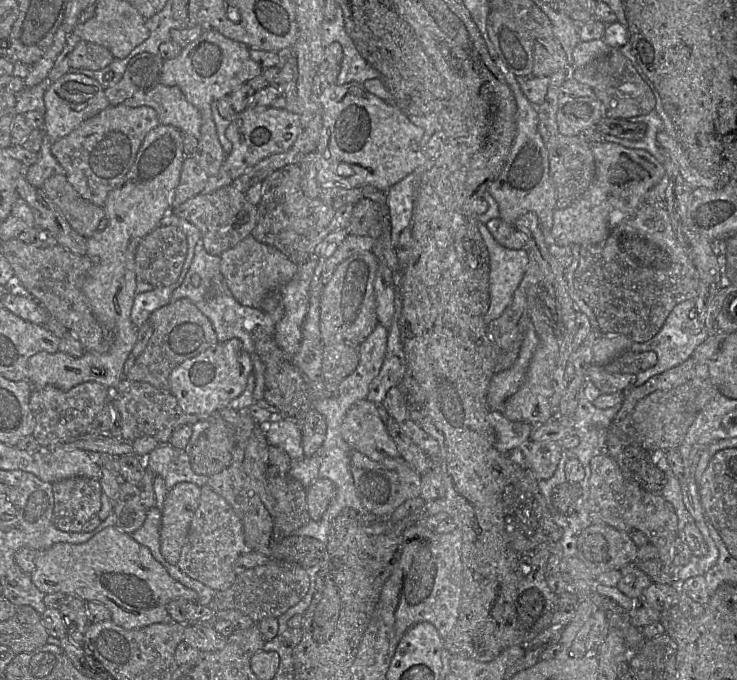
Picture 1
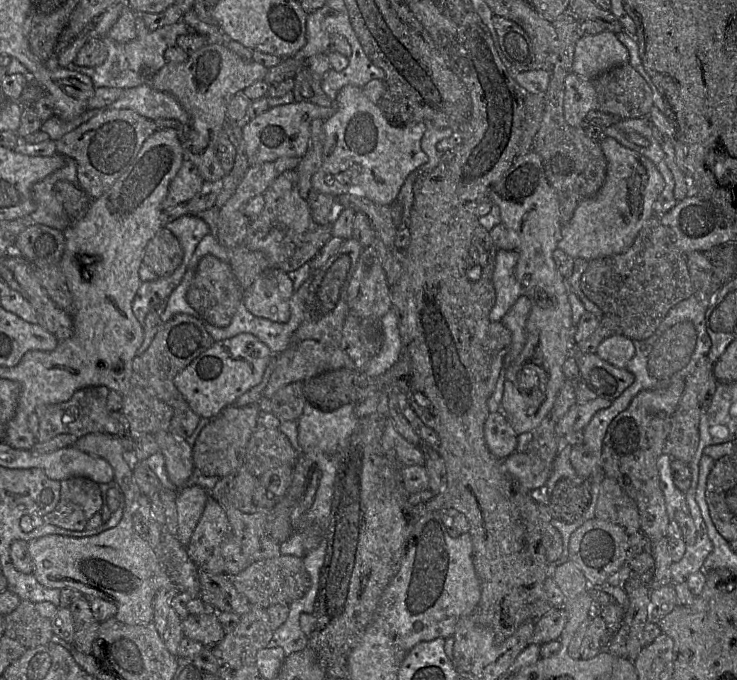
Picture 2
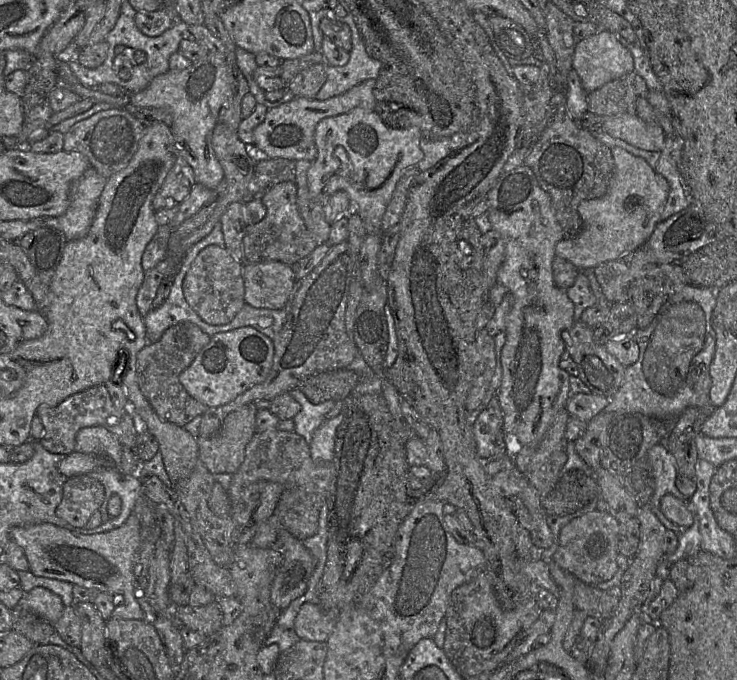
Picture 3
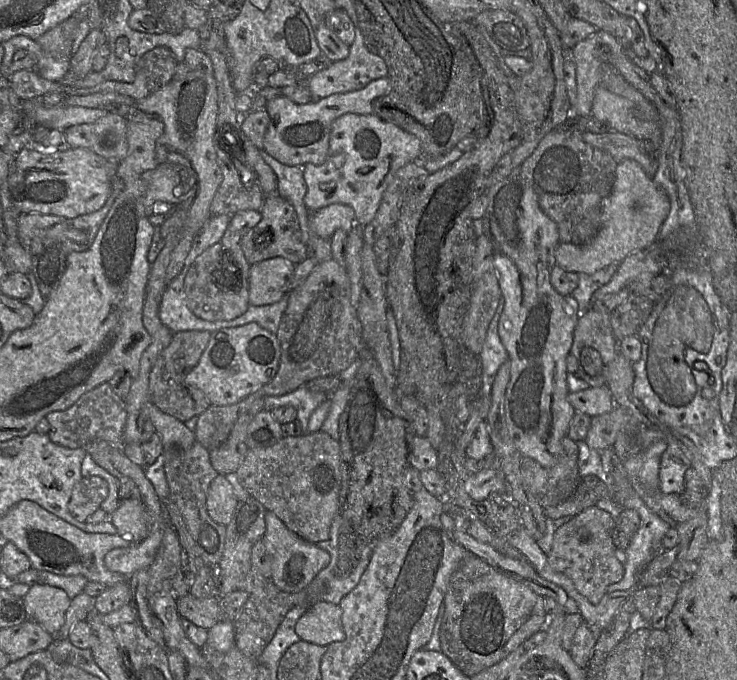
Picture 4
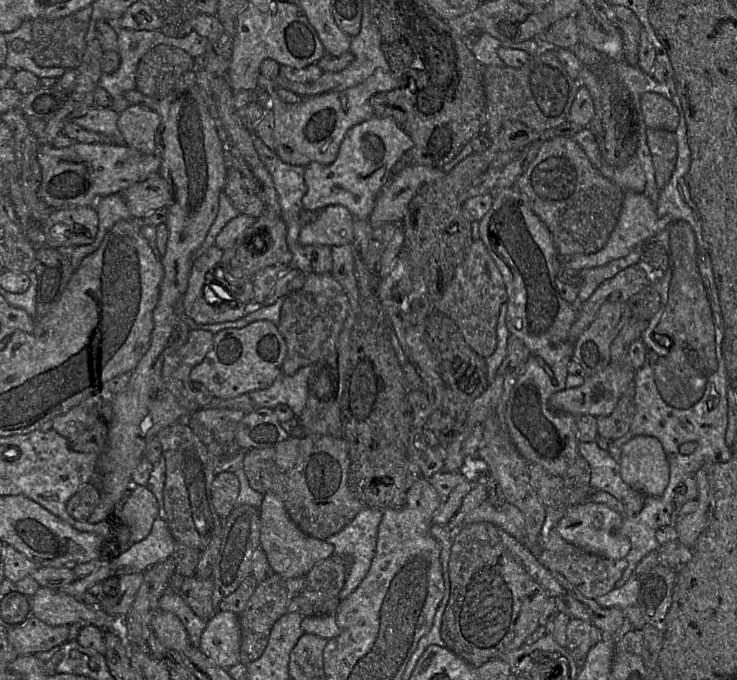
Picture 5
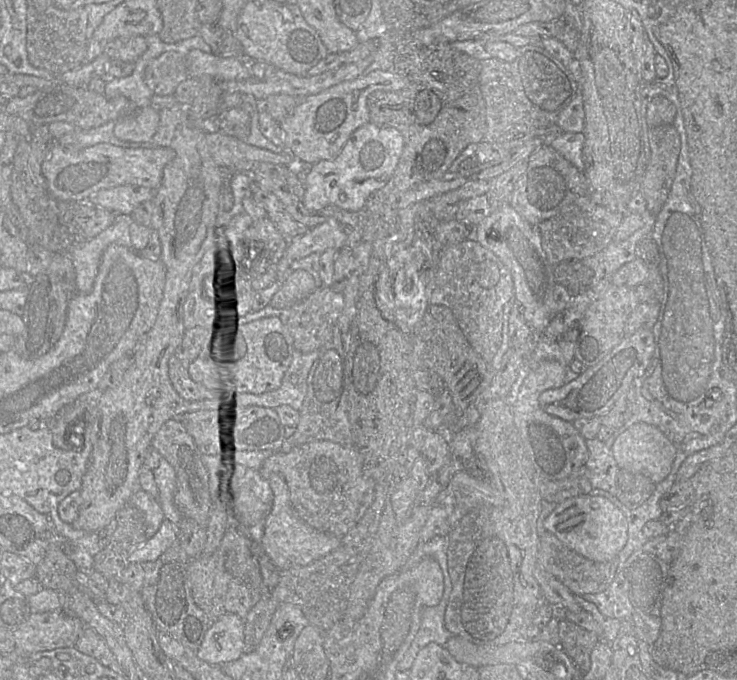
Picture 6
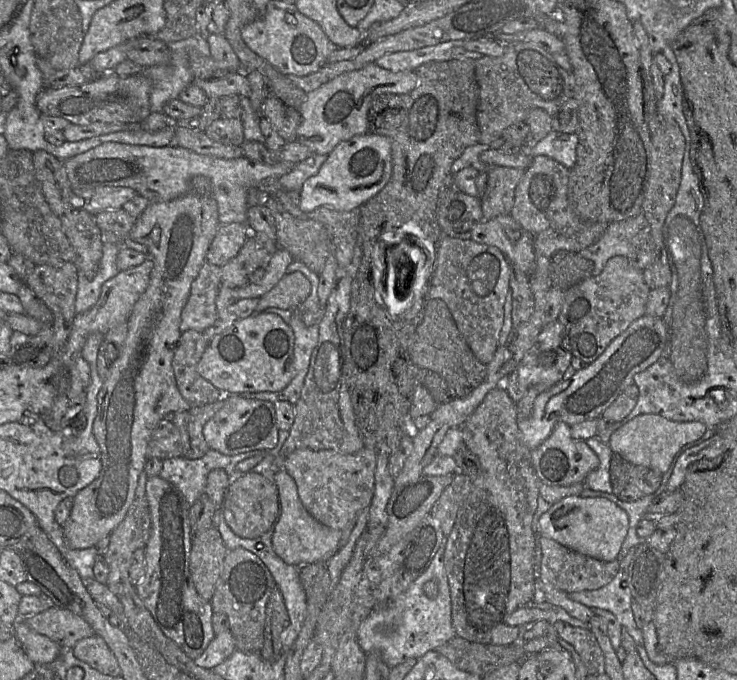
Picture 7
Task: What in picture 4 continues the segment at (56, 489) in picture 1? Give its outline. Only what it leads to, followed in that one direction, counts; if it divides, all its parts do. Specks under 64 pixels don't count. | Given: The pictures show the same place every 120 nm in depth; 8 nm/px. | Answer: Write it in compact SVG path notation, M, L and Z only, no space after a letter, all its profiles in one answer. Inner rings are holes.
M99 476L82 477L74 486L68 502L69 513L80 522L101 508L108 495L108 484Z

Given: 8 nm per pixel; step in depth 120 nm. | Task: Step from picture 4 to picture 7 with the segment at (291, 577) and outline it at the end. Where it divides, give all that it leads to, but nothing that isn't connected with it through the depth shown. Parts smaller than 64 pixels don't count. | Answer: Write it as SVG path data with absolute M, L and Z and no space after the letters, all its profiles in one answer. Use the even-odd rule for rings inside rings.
M277 469L274 479L280 503L280 515L272 535L274 552L285 563L296 566L315 563L328 558L339 545L341 530L321 524L307 511L299 498L294 480L284 469Z

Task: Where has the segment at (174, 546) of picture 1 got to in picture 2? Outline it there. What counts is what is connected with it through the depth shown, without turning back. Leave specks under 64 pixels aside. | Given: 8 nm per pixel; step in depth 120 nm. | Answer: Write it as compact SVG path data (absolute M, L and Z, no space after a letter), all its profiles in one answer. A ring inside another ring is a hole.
M199 485L182 487L176 496L178 519L177 539L186 547L204 511L208 492Z

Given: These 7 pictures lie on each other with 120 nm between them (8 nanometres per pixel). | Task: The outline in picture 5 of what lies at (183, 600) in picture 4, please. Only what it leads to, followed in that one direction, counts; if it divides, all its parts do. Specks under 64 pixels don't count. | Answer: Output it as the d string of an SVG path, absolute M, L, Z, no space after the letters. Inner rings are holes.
M195 575L184 578L180 593L198 617L209 621L217 611L212 602L213 589L212 578L202 579Z

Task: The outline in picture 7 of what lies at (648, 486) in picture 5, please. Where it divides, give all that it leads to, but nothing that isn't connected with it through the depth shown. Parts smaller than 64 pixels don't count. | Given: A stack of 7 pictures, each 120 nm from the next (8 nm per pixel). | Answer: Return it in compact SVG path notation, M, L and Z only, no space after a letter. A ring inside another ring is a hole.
M641 414L616 430L609 441L610 449L627 461L649 467L660 474L673 469L677 452L686 444L704 437L707 427L700 421L672 421L660 415Z

